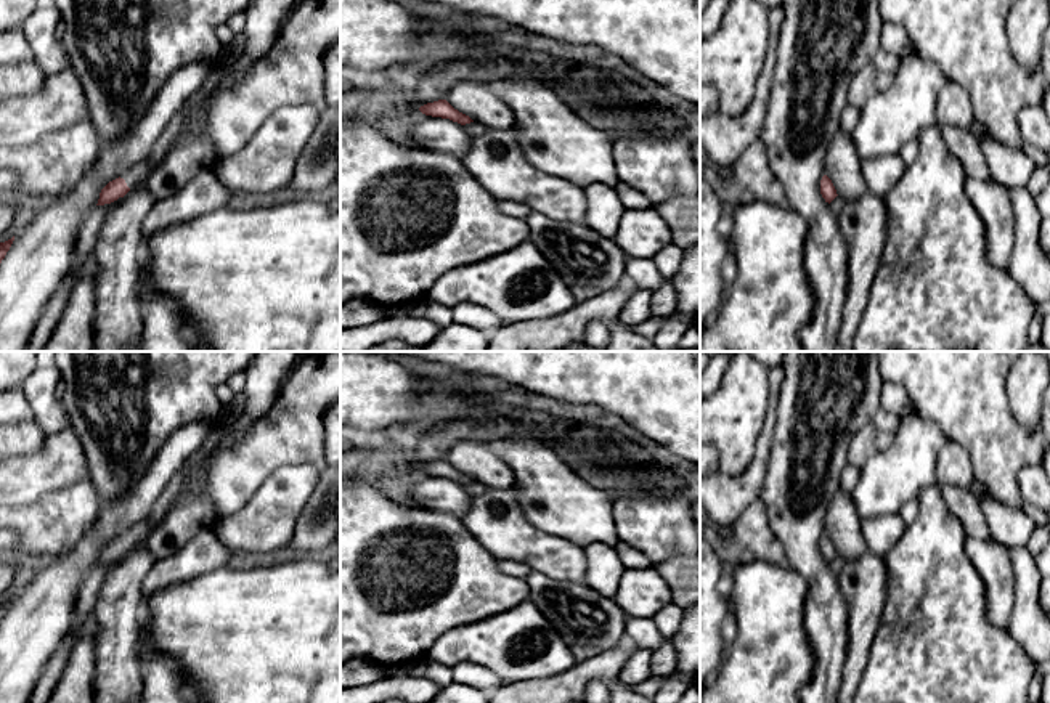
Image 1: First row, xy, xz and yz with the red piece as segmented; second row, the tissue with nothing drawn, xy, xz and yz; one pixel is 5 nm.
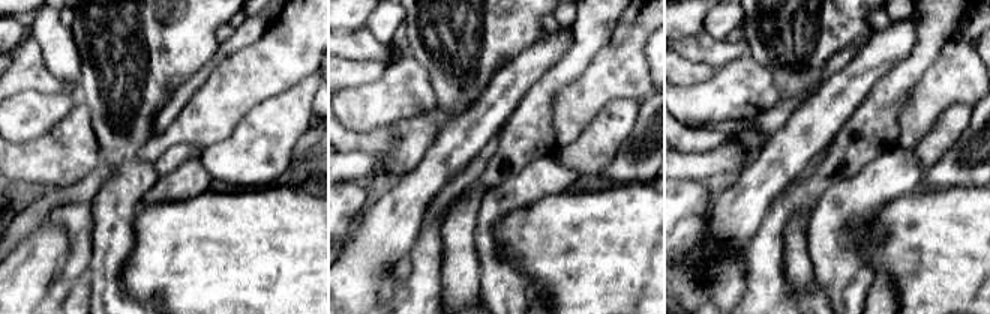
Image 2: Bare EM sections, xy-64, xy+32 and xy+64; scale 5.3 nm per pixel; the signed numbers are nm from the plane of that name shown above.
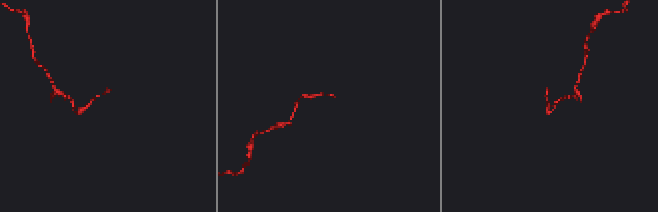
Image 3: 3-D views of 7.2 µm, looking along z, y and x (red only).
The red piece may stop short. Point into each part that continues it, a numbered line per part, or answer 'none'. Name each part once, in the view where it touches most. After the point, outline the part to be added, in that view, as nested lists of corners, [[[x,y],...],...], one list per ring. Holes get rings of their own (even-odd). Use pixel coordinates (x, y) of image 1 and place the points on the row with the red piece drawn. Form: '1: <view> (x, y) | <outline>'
1: xy (142, 170) | [[[149,157],[135,164],[132,169],[124,172],[120,178],[125,180],[127,186],[132,189],[136,183],[148,180],[157,165],[154,165]]]

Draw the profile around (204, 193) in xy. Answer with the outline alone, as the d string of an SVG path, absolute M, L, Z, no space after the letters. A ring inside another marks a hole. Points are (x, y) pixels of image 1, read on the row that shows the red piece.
M202 170L183 188L153 204L141 225L143 238L148 241L164 228L226 209L234 194L212 170Z

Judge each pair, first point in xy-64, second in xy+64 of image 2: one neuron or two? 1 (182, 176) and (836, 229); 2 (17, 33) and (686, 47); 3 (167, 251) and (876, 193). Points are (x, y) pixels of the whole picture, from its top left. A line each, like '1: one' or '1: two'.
1: one
2: one
3: two

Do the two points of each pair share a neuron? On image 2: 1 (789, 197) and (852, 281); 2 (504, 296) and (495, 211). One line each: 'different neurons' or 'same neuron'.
1: different neurons
2: same neuron

